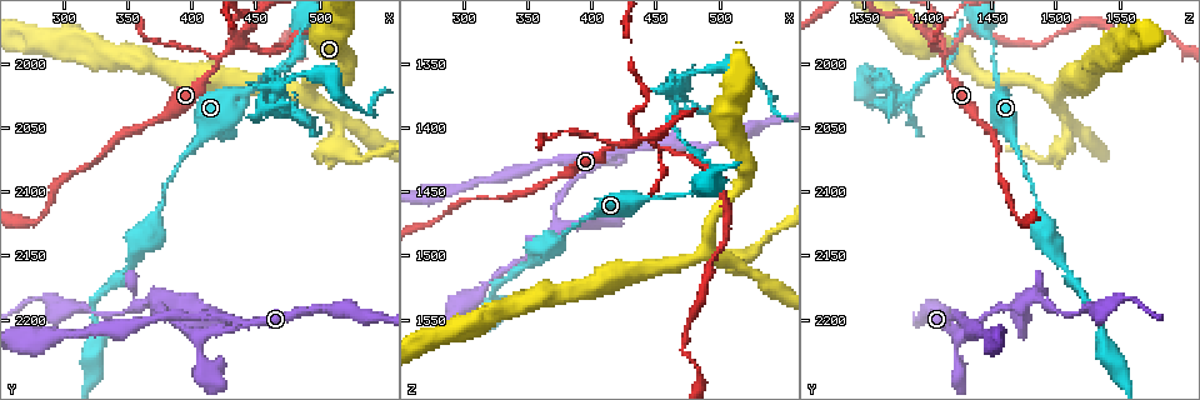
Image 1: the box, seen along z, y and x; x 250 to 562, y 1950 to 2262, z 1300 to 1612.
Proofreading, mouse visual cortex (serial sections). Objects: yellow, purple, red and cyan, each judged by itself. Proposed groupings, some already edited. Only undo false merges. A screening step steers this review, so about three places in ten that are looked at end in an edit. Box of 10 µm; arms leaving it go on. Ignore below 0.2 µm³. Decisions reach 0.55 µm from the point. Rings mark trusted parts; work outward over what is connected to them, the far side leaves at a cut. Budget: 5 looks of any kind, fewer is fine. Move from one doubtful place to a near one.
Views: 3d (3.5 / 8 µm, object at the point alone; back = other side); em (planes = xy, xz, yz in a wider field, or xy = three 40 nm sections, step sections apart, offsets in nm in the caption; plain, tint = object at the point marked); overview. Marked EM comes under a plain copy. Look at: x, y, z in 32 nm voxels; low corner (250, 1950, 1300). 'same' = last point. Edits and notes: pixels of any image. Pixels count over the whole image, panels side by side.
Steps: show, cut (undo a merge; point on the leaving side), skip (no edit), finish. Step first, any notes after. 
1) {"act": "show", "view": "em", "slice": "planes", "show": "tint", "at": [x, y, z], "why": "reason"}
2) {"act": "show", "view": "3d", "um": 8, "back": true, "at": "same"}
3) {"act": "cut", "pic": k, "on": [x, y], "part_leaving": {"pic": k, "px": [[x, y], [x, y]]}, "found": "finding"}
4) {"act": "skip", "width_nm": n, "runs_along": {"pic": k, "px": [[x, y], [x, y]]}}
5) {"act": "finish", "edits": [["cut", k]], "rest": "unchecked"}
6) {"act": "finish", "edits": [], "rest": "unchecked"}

{"act": "show", "view": "3d", "um": 3.5, "at": [434, 1984, 1412], "why": "abrupt turn"}

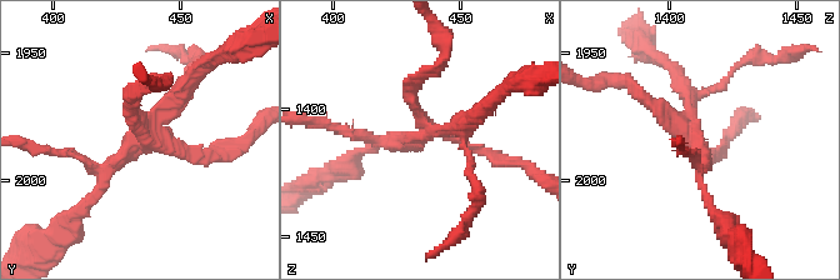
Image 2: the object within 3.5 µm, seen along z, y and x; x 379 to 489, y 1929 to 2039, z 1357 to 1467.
{"act": "show", "view": "em", "slice": "xy", "step": 1, "show": "tint", "at": [433, 1985, 1411]}

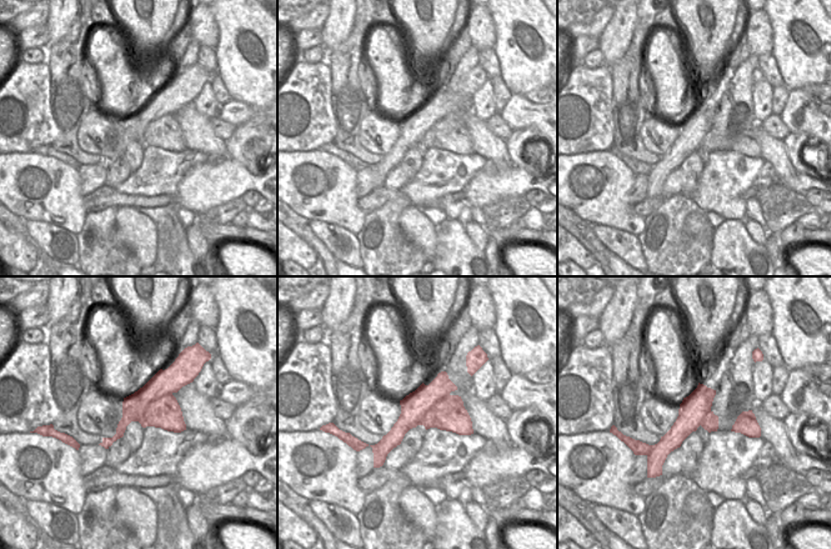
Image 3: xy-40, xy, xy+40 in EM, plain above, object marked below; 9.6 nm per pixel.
{"act": "cut", "pic": 2, "on": [128, 113], "width_nm": 440, "border": {"pic": 3, "px": [[171, 393], [148, 407], [146, 425]]}, "found": "two cells meet here"}

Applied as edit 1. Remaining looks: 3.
{"act": "show", "view": "3d", "um": 3.5, "at": [476, 2014, 1356], "why": "thin neck"}

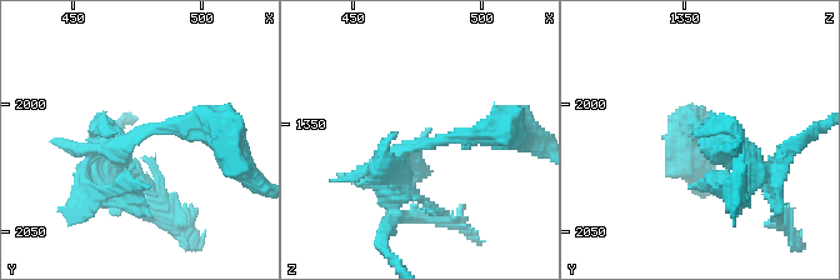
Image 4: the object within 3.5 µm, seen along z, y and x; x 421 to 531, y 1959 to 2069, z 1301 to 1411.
{"act": "show", "view": "em", "slice": "xy", "step": 5, "show": "tint", "at": [476, 2012, 1358], "arm_widths_nm": [200, 250]}

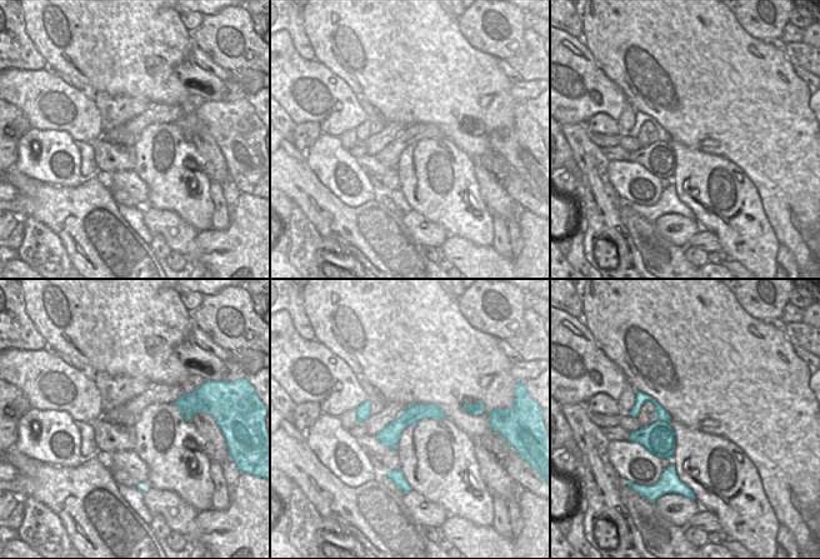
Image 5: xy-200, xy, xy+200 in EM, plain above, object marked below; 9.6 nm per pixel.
{"act": "skip", "runs_along": {"pic": 4, "px": [[396, 203], [408, 148], [500, 133]]}, "found": "one cell here"}

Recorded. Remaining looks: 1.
{"act": "finish", "edits": [["cut", 2]], "rest": "unchecked"}

